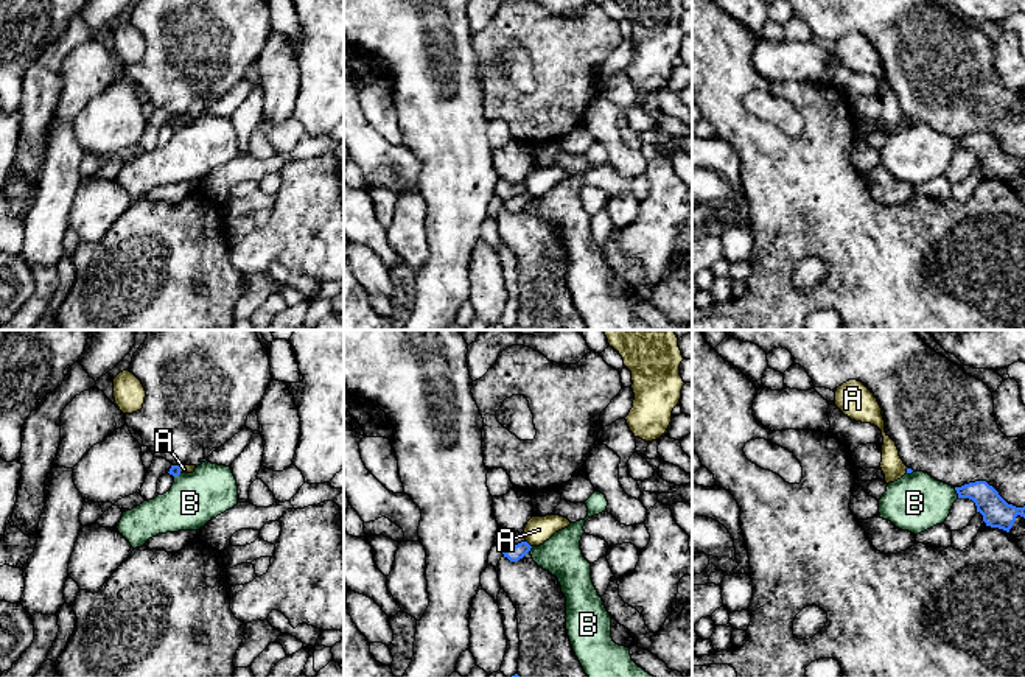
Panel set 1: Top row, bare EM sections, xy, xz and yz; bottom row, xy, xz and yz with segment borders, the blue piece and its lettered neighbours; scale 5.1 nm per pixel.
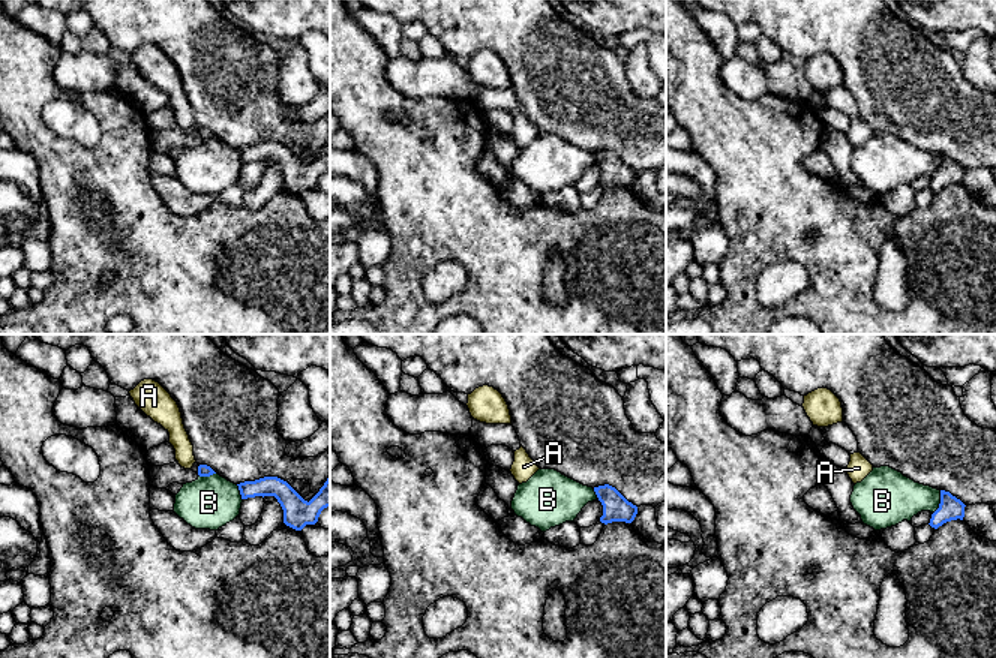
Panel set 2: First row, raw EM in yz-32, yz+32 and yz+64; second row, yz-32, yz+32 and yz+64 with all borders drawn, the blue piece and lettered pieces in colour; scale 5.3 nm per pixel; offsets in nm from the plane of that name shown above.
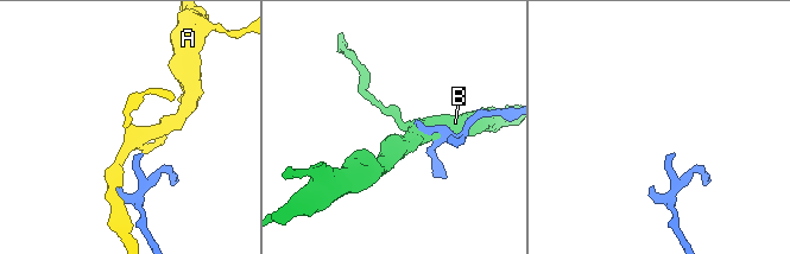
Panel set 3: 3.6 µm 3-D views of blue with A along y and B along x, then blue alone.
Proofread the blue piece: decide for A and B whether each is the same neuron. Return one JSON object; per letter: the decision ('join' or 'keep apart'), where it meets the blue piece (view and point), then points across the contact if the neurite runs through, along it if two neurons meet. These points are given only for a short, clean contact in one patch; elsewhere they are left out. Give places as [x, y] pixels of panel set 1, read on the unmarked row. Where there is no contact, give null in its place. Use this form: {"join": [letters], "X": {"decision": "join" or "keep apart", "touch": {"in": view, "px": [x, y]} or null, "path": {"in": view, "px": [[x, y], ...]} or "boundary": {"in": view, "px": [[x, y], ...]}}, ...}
{"join": [], "A": {"decision": "keep apart", "touch": {"in": "xz", "px": [528, 195]}, "boundary": {"in": "xz", "px": [[526, 192], [531, 198]]}}, "B": {"decision": "keep apart", "touch": {"in": "yz", "px": [957, 143]}}}

